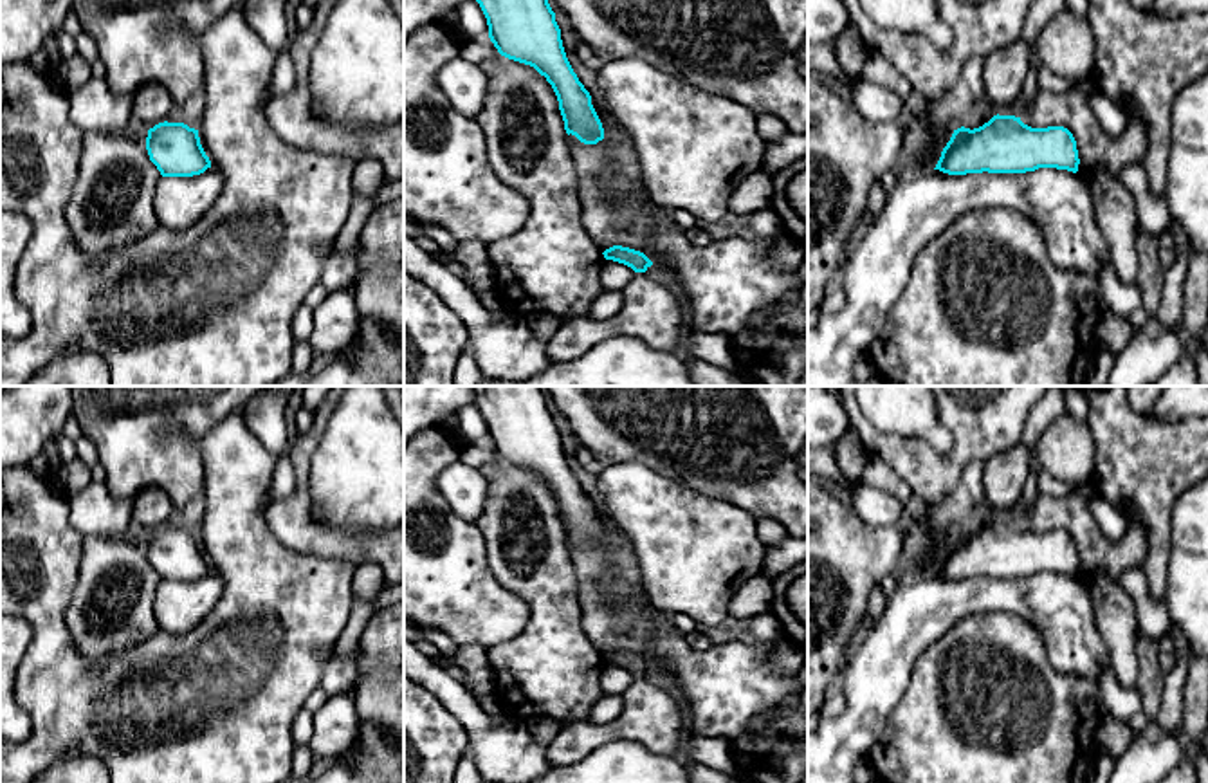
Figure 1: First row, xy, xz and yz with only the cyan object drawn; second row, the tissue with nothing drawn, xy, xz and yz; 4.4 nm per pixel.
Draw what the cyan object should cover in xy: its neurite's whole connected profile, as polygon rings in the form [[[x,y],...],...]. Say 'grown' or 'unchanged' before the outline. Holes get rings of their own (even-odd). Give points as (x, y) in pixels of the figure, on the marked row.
unchanged; [[[159,123],[148,130],[146,150],[162,177],[193,177],[211,168],[198,130],[184,123]]]

